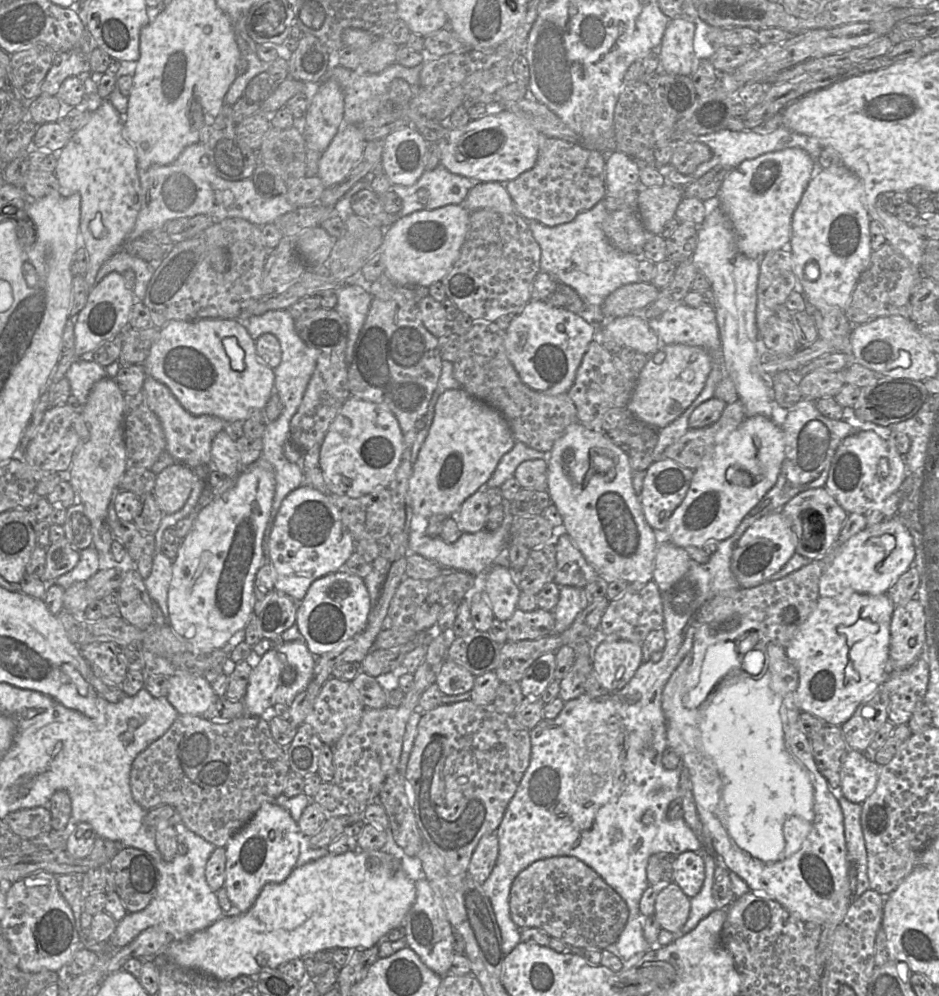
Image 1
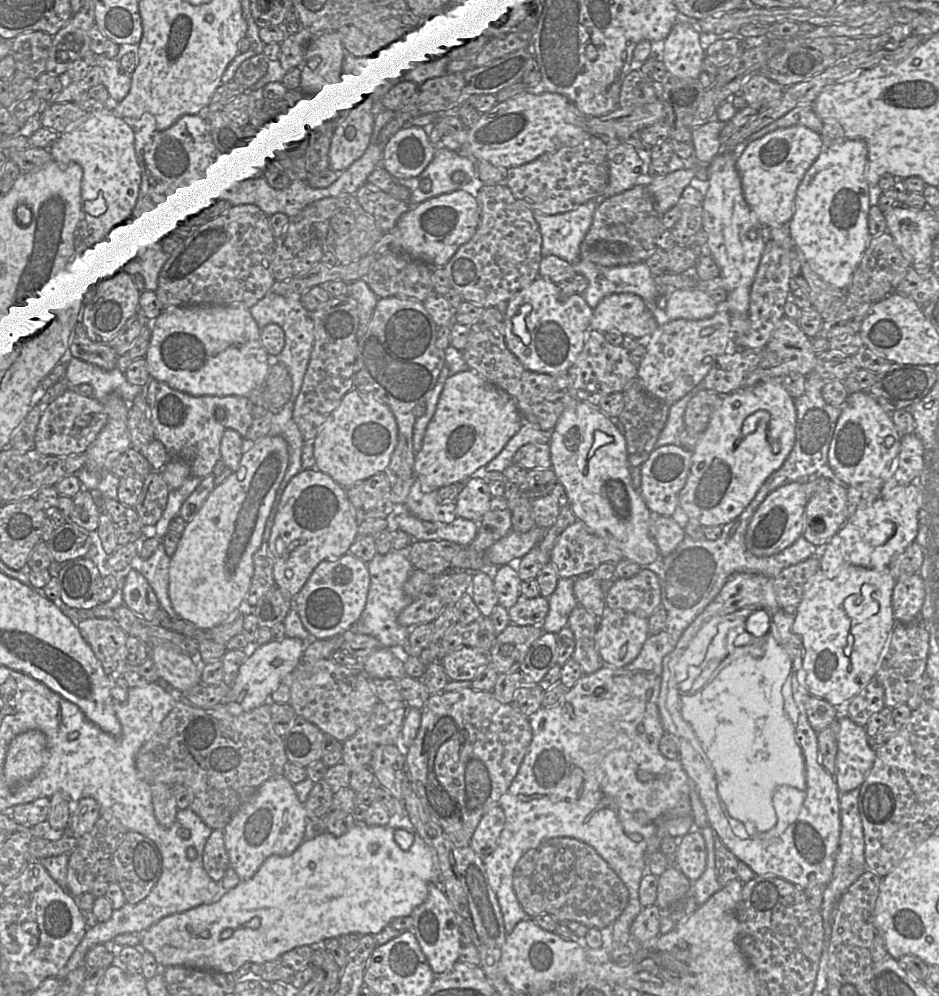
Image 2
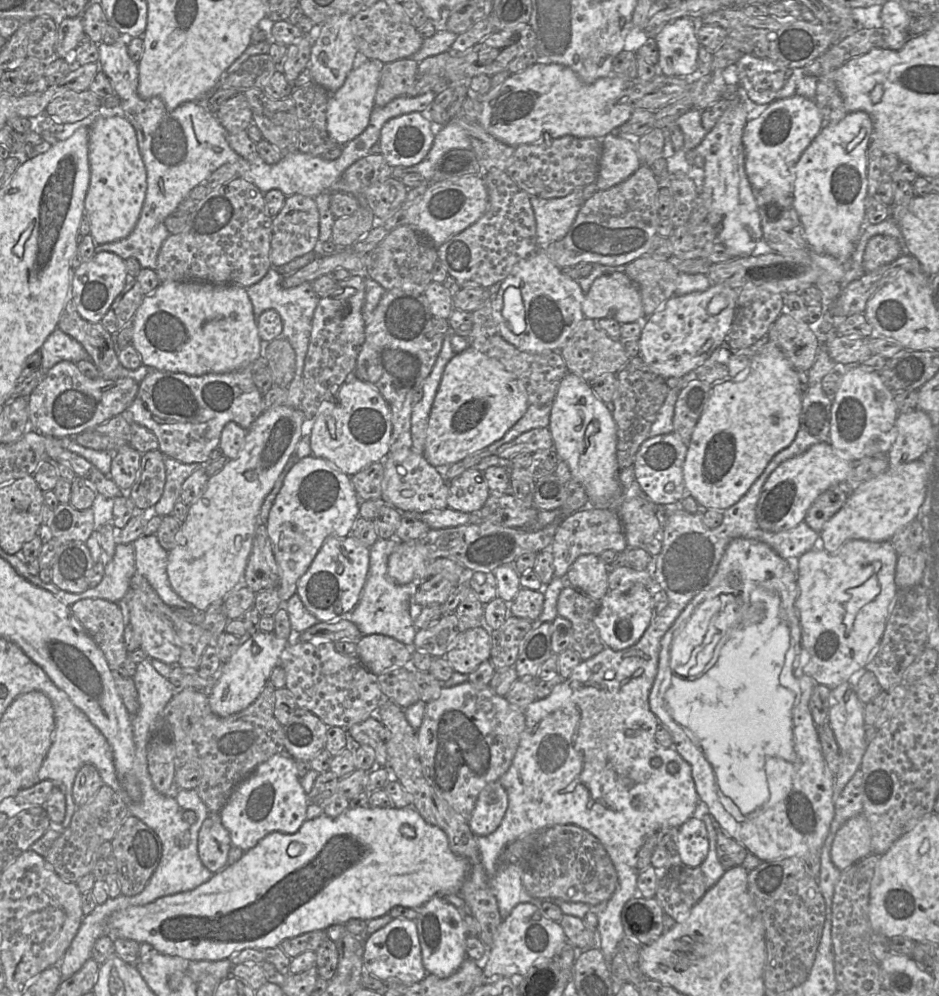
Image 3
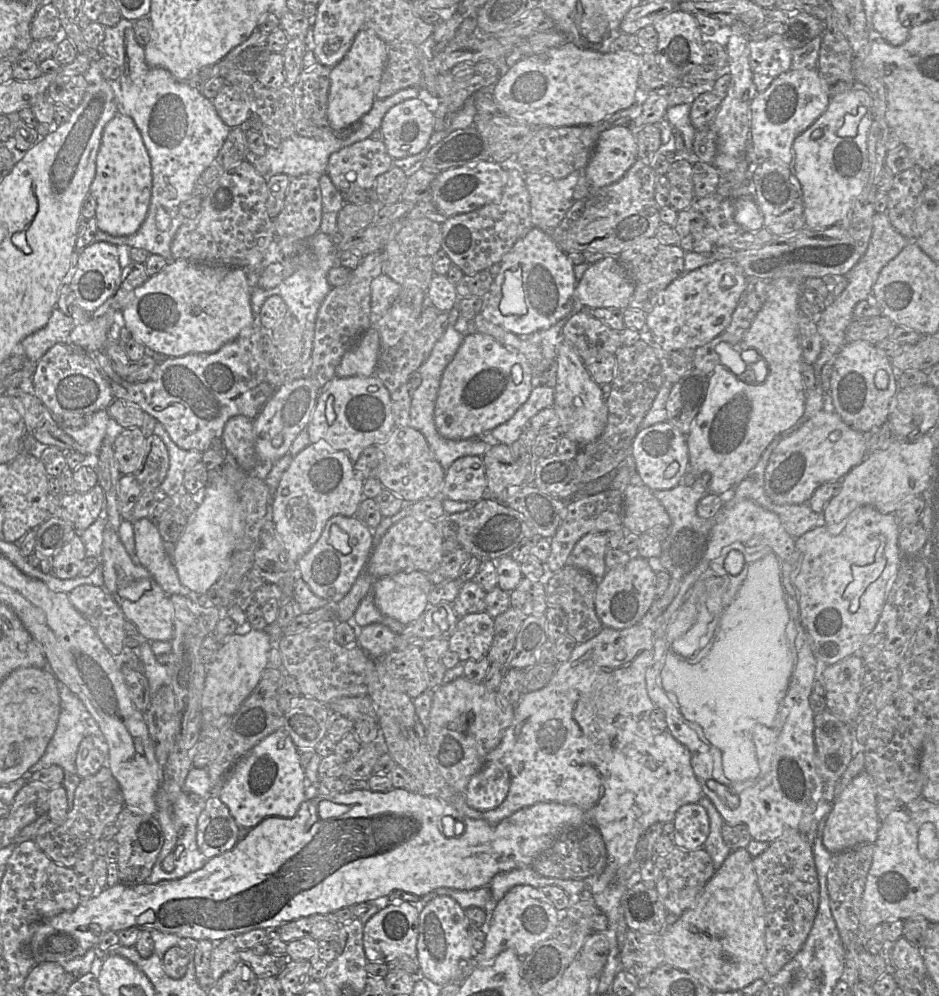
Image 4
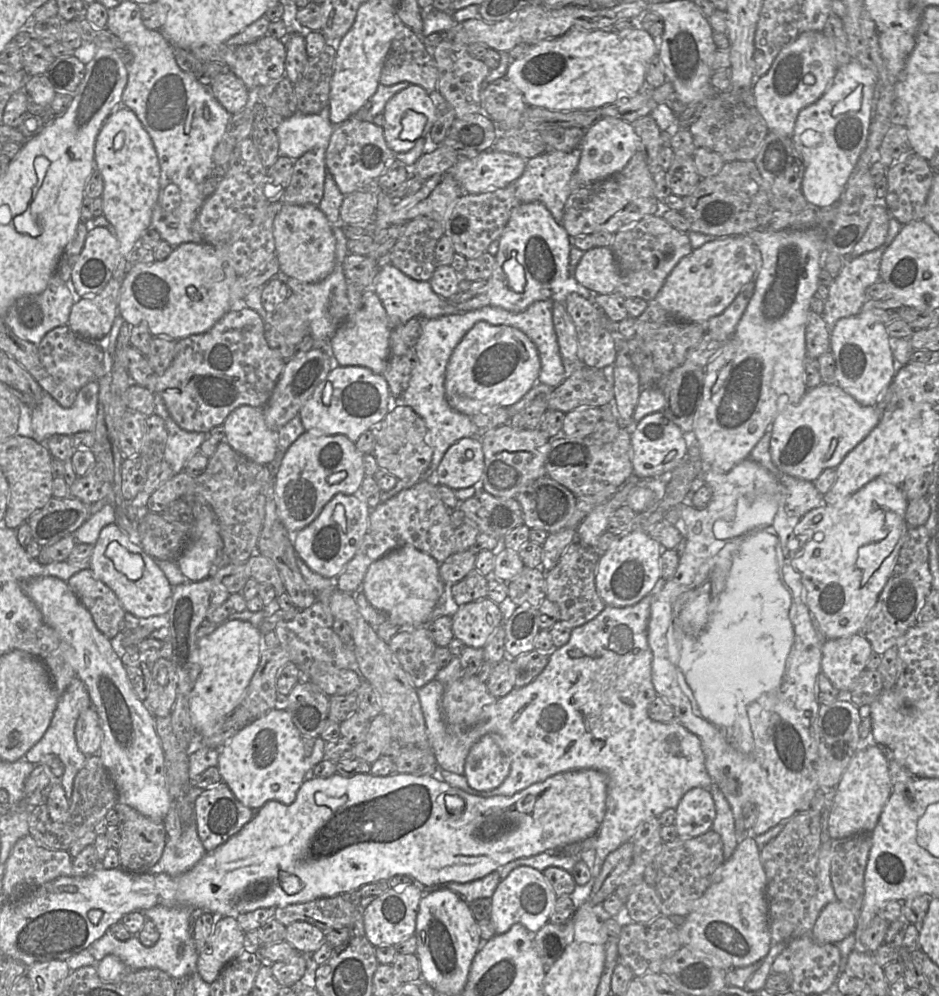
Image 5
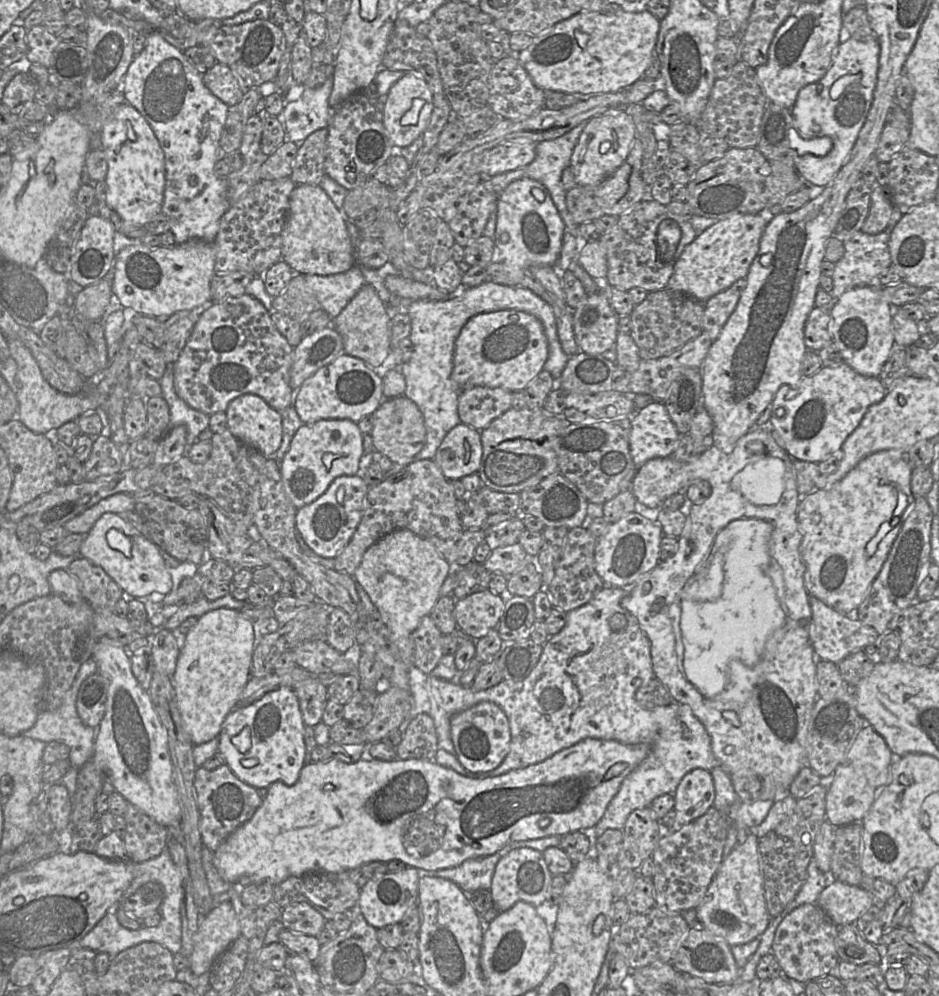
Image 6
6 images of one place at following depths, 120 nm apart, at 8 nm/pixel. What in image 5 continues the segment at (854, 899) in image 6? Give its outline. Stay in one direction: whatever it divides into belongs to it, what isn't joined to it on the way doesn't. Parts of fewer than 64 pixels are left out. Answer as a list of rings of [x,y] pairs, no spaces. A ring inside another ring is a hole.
[[[836,899],[821,910],[812,938],[820,944],[839,943],[854,933],[857,918],[857,915]]]

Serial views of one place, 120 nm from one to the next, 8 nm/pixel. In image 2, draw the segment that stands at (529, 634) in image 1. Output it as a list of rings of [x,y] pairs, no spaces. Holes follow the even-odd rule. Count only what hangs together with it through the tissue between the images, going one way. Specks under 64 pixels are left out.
[[[520,595],[515,605],[508,610],[510,623],[518,626],[538,627],[542,627],[548,611],[548,600],[541,595],[535,598]]]

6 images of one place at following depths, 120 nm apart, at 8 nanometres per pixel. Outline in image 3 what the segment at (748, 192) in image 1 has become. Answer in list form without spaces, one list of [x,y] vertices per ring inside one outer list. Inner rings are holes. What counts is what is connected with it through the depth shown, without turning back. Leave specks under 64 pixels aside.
[[[799,95],[776,98],[758,117],[749,119],[743,144],[746,174],[755,192],[778,188],[784,195],[793,196],[796,165],[822,128],[823,118],[816,101]]]

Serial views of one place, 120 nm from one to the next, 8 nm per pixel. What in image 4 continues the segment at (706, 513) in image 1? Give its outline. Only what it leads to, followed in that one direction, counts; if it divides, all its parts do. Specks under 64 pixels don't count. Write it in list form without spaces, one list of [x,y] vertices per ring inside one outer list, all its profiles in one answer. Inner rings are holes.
[[[779,278],[771,281],[765,302],[751,326],[736,346],[742,355],[743,371],[734,373],[719,364],[709,377],[705,400],[687,435],[689,469],[696,476],[709,474],[708,492],[722,498],[728,495],[758,463],[764,451],[778,436],[787,436],[797,428],[804,414],[806,391],[801,366],[802,351],[798,339],[799,300],[803,282]]]

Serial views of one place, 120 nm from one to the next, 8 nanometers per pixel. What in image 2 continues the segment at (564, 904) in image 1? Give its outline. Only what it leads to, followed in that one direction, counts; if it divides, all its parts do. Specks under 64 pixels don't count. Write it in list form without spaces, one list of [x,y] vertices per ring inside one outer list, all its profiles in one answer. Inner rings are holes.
[[[554,837],[525,852],[513,874],[513,890],[530,917],[548,913],[557,921],[576,921],[604,929],[622,914],[629,901],[623,881],[588,843],[572,837]]]

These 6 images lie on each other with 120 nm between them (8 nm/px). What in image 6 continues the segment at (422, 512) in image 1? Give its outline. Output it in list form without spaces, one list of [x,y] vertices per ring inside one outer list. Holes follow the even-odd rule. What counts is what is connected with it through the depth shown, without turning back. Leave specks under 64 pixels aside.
[[[500,310],[472,317],[456,341],[451,380],[458,392],[476,386],[502,388],[510,392],[523,390],[543,369],[548,358],[548,342],[541,322],[531,314],[517,310]]]

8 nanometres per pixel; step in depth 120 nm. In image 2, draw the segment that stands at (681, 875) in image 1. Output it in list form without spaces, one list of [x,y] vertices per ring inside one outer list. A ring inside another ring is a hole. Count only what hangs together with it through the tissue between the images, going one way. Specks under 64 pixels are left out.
[[[693,829],[678,840],[676,866],[690,882],[703,874],[706,860],[707,850],[701,830]]]

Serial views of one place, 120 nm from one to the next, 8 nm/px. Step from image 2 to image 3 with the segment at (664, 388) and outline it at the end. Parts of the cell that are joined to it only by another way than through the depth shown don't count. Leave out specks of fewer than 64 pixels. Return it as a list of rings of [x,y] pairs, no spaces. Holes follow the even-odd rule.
[[[712,284],[704,292],[674,295],[642,321],[639,356],[665,380],[694,372],[722,346],[731,328],[738,291],[724,284]]]

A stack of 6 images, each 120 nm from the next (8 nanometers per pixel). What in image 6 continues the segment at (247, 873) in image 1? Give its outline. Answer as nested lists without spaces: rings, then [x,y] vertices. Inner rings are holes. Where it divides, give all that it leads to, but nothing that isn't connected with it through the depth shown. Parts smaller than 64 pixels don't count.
[[[281,687],[228,714],[218,737],[219,752],[239,780],[260,791],[277,781],[292,786],[305,765],[305,727],[295,691]]]

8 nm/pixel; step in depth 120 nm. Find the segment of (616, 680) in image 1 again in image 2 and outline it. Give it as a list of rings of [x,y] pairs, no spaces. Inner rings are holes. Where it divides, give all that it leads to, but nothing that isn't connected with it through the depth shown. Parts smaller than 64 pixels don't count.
[[[606,607],[595,643],[604,665],[622,668],[635,660],[648,636],[648,619]]]

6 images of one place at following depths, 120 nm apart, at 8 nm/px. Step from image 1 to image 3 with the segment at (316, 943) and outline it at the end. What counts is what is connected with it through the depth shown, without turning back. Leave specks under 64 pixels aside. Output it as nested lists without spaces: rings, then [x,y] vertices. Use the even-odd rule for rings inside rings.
[[[412,806],[404,808],[348,808],[336,818],[325,814],[305,820],[300,829],[294,834],[272,832],[258,842],[252,849],[244,852],[243,856],[233,865],[225,867],[213,874],[209,881],[197,888],[169,896],[161,897],[143,906],[131,906],[113,913],[107,923],[107,933],[114,938],[130,939],[141,943],[149,943],[159,953],[177,956],[189,961],[222,961],[229,960],[234,954],[244,949],[265,950],[275,948],[290,938],[301,934],[326,930],[332,925],[345,925],[351,919],[361,919],[366,922],[388,914],[395,906],[405,908],[420,908],[432,897],[439,893],[459,893],[468,874],[468,863],[465,859],[454,854],[449,846],[446,834],[437,826],[427,823]]]

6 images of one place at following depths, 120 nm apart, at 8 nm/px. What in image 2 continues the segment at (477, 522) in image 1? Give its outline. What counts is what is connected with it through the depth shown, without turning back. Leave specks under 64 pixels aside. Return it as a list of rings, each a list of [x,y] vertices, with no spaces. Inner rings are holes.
[[[469,477],[456,499],[456,515],[474,522],[481,520],[488,511],[492,496],[487,484],[482,478]]]

